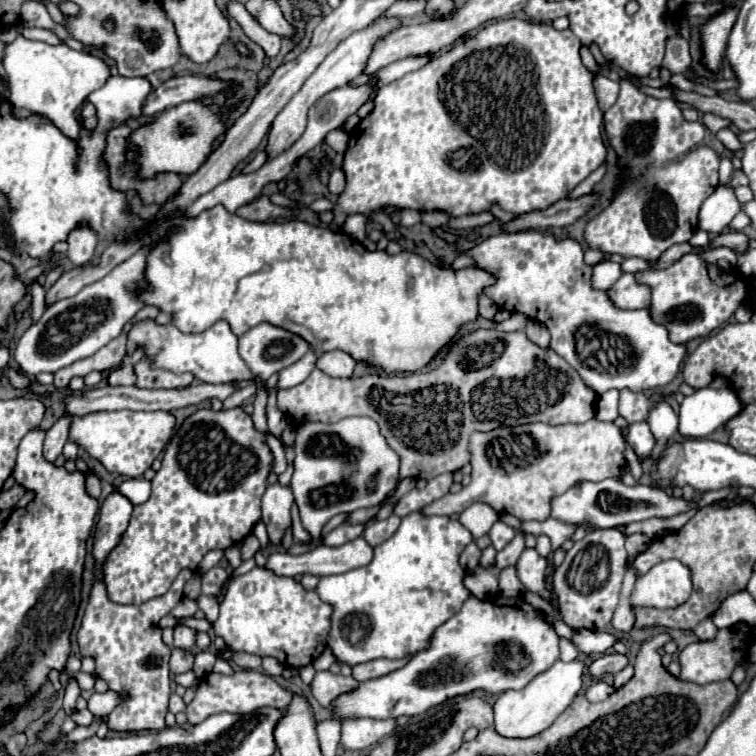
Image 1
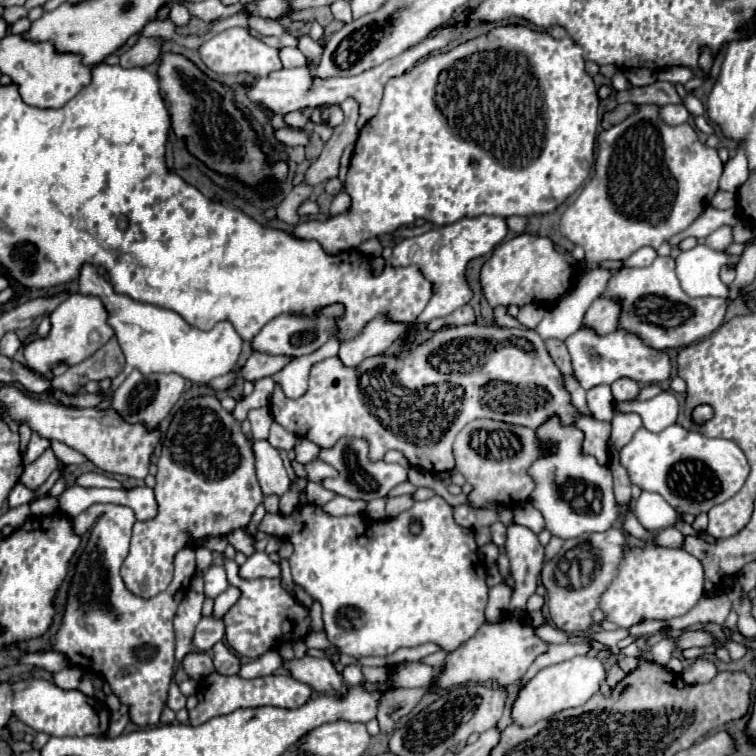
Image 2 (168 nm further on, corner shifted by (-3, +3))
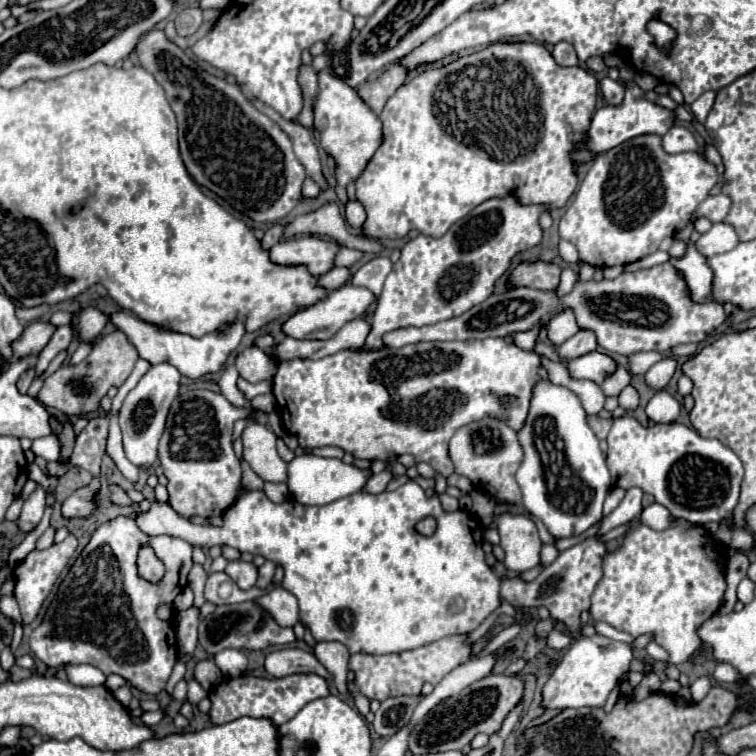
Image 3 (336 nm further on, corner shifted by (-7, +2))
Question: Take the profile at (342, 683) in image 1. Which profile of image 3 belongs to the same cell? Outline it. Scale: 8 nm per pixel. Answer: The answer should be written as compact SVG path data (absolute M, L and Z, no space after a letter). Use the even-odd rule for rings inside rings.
M282 648L282 650L268 652L264 658L264 668L272 678L284 678L290 674L312 672L326 680L332 680L332 676L318 662L318 658L310 650L302 650L302 648Z

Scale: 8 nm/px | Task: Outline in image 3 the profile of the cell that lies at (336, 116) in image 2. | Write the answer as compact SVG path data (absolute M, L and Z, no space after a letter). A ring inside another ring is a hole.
M322 70L318 74L318 96L314 106L314 128L320 132L320 146L328 156L336 162L336 180L338 194L346 198L346 184L360 178L364 168L368 166L372 154L380 148L382 142L382 122L368 108L368 104L358 96L354 88L350 88L342 78L334 76L330 70Z

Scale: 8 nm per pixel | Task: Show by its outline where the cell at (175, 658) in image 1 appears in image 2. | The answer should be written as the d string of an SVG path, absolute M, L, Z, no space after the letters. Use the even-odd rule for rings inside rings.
M190 651L190 653L184 657L182 667L184 667L184 671L186 671L192 679L196 679L196 681L200 681L200 679L204 679L206 675L214 673L212 657L210 657L208 653L204 653L204 651Z

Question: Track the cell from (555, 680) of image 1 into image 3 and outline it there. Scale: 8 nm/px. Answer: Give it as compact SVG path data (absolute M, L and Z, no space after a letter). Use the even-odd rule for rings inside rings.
M598 634L590 638L580 638L566 650L560 664L554 668L542 692L542 704L546 708L560 708L560 710L582 708L582 706L602 708L608 694L620 684L622 676L628 672L630 662L632 662L632 648L624 642L614 642Z

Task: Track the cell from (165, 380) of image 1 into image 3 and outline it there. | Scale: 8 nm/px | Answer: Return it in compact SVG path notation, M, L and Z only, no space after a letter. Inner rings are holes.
M154 364L138 382L138 386L126 396L122 410L120 410L120 430L122 430L122 444L126 458L142 468L150 470L158 460L158 440L164 432L164 422L170 410L172 400L178 396L180 388L180 372L172 364Z

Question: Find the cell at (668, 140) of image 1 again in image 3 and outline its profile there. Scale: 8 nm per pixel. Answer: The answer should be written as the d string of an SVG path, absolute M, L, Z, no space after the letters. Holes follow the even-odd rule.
M652 134L632 138L594 160L586 178L578 186L574 202L568 206L564 218L560 220L560 238L572 242L578 248L580 260L594 268L616 264L624 266L656 252L666 236L674 236L680 228L684 228L690 222L690 214L704 198L708 198L708 192L716 182L716 168L696 152L682 152L672 156L664 152L660 136Z

